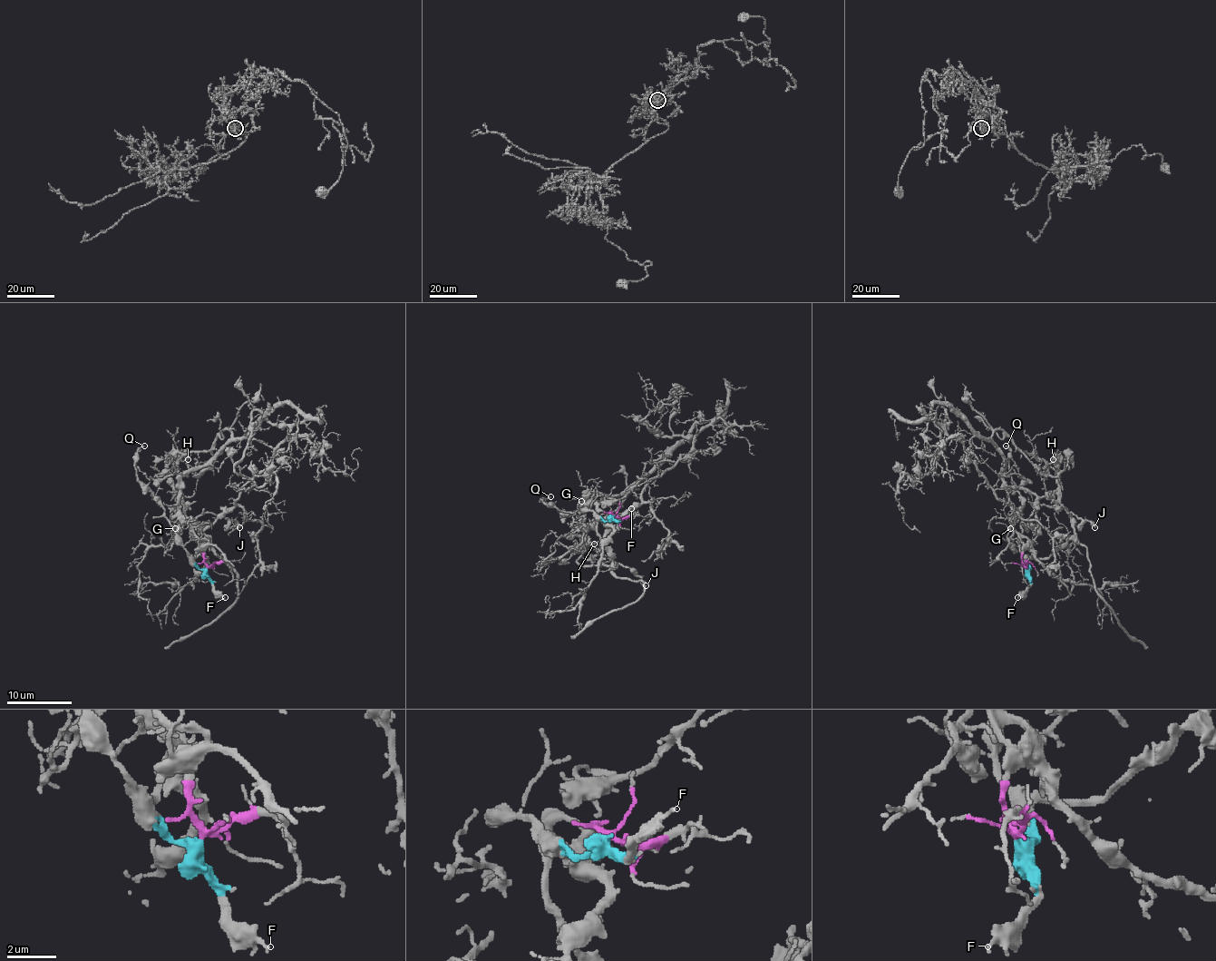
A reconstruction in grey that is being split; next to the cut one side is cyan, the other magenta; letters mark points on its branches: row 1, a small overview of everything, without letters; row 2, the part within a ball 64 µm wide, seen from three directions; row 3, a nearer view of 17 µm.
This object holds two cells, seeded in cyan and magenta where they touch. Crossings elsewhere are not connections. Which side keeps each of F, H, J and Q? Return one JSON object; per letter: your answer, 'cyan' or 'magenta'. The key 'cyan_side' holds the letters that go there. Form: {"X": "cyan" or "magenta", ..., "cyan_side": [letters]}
{"F": "cyan", "H": "magenta", "J": "cyan", "Q": "cyan", "cyan_side": ["F", "J", "Q"]}

